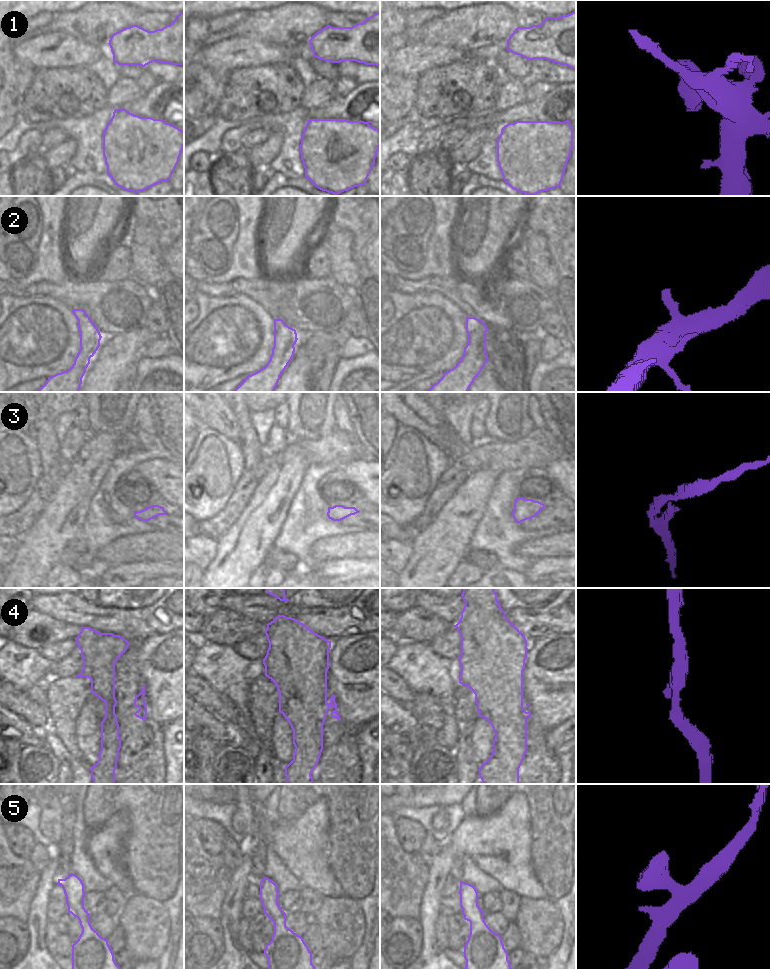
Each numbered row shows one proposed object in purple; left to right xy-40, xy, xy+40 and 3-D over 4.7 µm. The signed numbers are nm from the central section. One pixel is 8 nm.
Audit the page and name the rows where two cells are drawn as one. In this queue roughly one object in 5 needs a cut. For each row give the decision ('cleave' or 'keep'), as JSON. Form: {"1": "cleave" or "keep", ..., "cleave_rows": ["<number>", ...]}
{"1": "keep", "2": "keep", "3": "keep", "4": "keep", "5": "keep", "cleave_rows": []}

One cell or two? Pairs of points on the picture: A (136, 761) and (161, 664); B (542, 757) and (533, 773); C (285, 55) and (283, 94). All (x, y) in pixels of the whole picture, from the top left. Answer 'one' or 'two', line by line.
A: two
B: one
C: two

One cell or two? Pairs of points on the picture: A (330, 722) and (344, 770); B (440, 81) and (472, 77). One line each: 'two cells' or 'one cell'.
A: one cell
B: one cell

